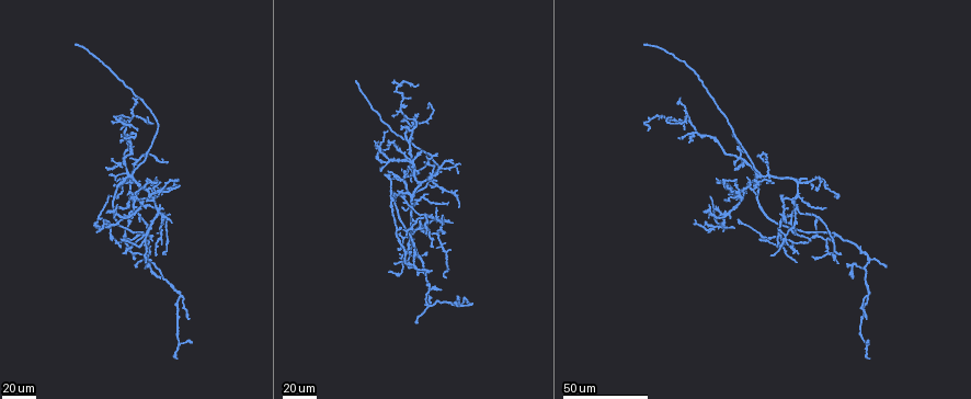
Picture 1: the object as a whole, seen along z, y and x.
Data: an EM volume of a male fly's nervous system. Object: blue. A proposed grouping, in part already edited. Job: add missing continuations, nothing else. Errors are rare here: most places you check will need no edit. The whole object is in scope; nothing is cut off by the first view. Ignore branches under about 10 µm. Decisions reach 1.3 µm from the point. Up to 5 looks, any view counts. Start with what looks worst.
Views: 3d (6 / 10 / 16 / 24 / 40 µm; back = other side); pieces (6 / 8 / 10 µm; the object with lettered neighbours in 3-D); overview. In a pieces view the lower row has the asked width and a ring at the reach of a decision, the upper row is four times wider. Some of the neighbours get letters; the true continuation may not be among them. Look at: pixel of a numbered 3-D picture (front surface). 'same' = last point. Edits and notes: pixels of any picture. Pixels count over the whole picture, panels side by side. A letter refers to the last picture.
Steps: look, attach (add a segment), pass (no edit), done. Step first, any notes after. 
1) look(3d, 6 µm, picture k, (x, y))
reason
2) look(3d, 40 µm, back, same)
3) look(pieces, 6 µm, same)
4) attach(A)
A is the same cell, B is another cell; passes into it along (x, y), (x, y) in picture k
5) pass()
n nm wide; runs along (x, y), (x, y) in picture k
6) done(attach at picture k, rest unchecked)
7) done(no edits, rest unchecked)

look(3d, 40 µm, picture 1, (737, 180))
end of a long branch

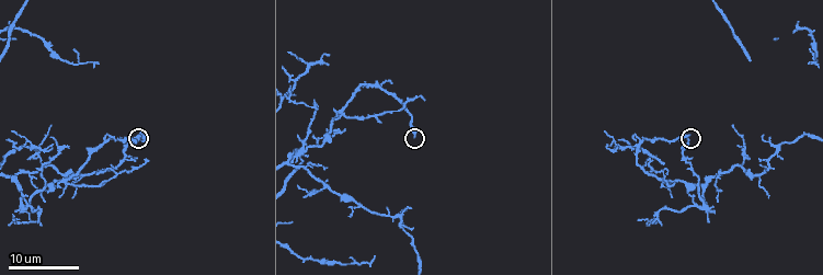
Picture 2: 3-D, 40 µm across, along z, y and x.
look(pieces, 6 µm, picture 2, (415, 136))

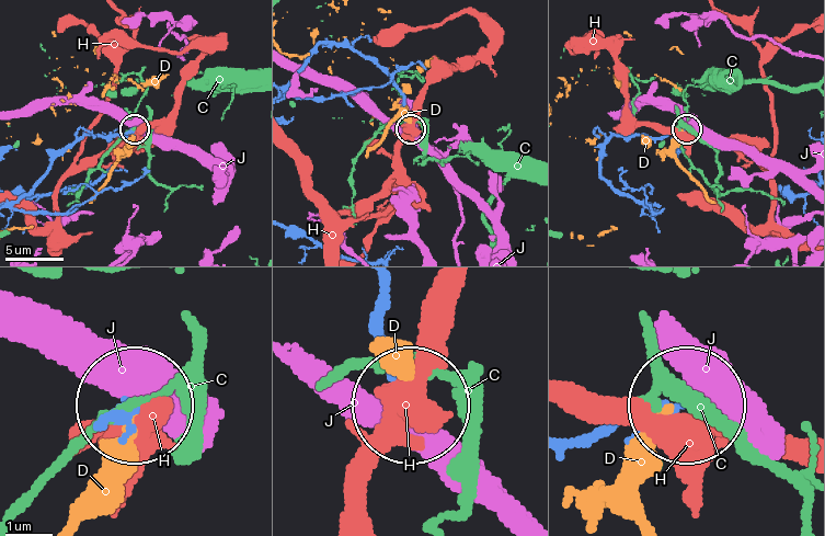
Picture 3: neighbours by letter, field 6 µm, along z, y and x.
pass()
C, D, H and J are other cells; none of them fits

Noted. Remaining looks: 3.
look(3d, 40 µm, picture 1, (867, 316))
long arm stops here

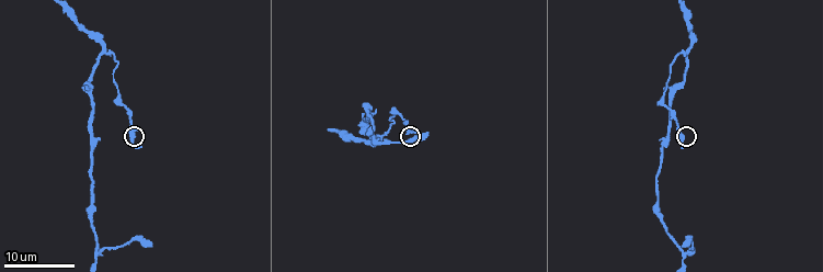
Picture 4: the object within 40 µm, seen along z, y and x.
look(pieces, 10 µm, picture 4, (416, 132))

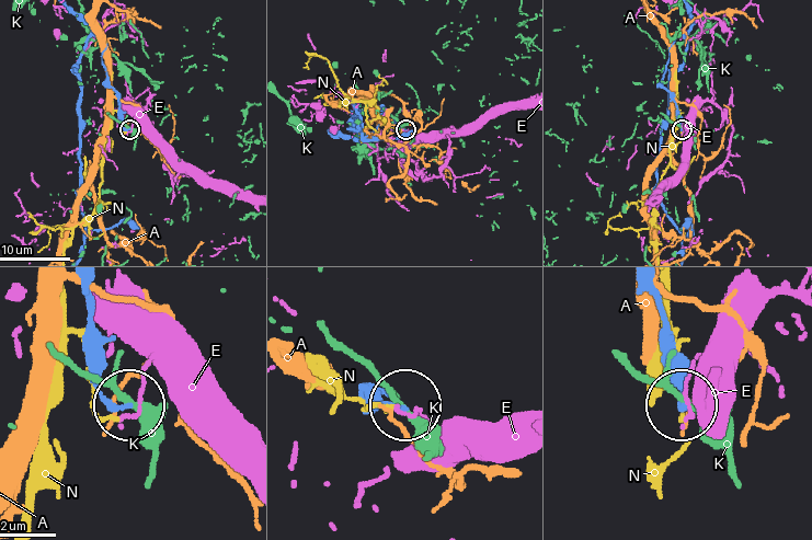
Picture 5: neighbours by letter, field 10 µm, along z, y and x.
pass()
A, E, K and N are other cells; runs along (640, 285), (659, 313), (659, 341), (681, 405) in picture 5; none of them fits

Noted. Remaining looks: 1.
done(no edits, rest unchecked)

